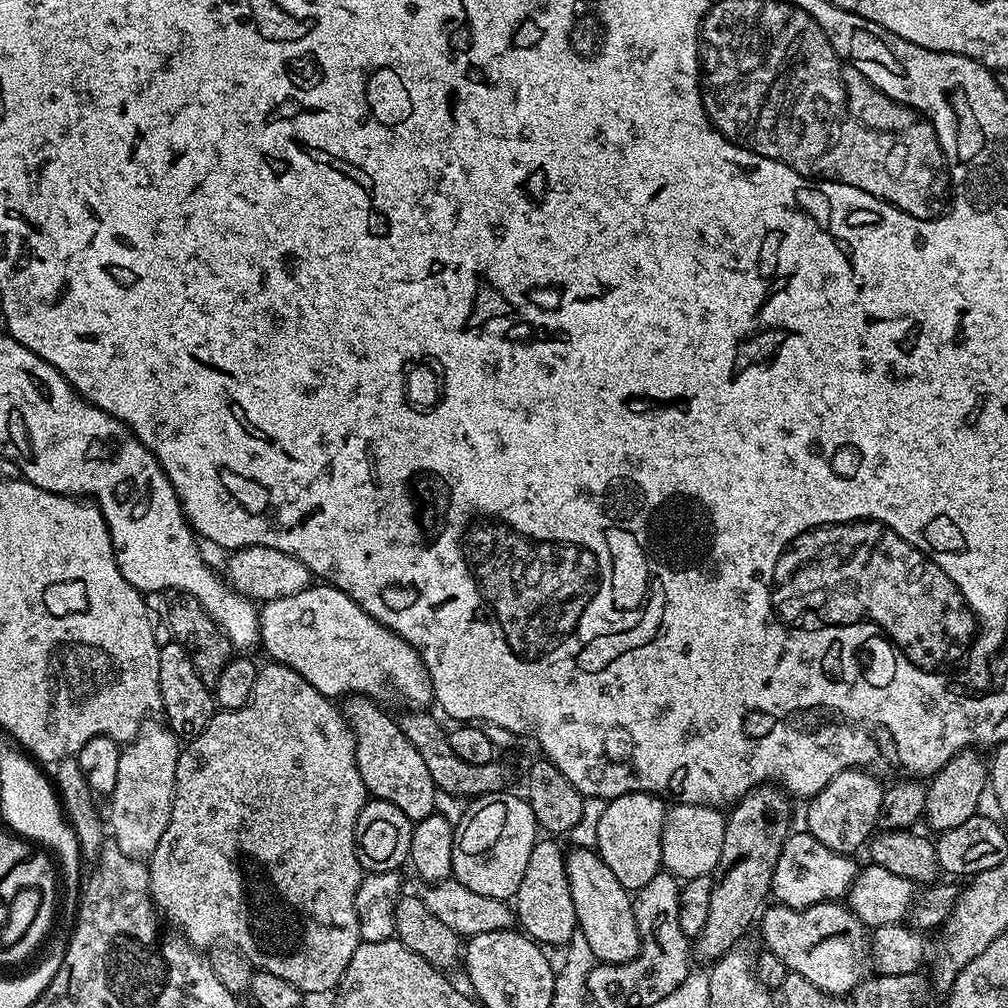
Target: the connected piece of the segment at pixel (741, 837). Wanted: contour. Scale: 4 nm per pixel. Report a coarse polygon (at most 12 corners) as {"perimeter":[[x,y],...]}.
{"perimeter":[[783,791],[731,809],[694,956],[741,943],[769,899],[790,835]]}

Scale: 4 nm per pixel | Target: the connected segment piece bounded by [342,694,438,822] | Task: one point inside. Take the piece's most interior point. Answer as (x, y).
(390, 769)

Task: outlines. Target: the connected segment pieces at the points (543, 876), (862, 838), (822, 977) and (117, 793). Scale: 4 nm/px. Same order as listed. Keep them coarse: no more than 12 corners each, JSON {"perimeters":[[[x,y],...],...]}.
{"perimeters":[[[537,839],[514,897],[537,944],[578,932],[565,849]],[[845,768],[808,804],[806,830],[856,854],[877,831],[885,785]],[[840,902],[765,907],[764,948],[832,996],[862,979],[866,925]],[[140,725],[121,747],[114,842],[151,857],[172,813],[181,741]]]}

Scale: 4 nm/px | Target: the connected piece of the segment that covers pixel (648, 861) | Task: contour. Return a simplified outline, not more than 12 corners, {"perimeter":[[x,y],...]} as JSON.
{"perimeter":[[607,801],[595,851],[629,890],[662,871],[666,804]]}

